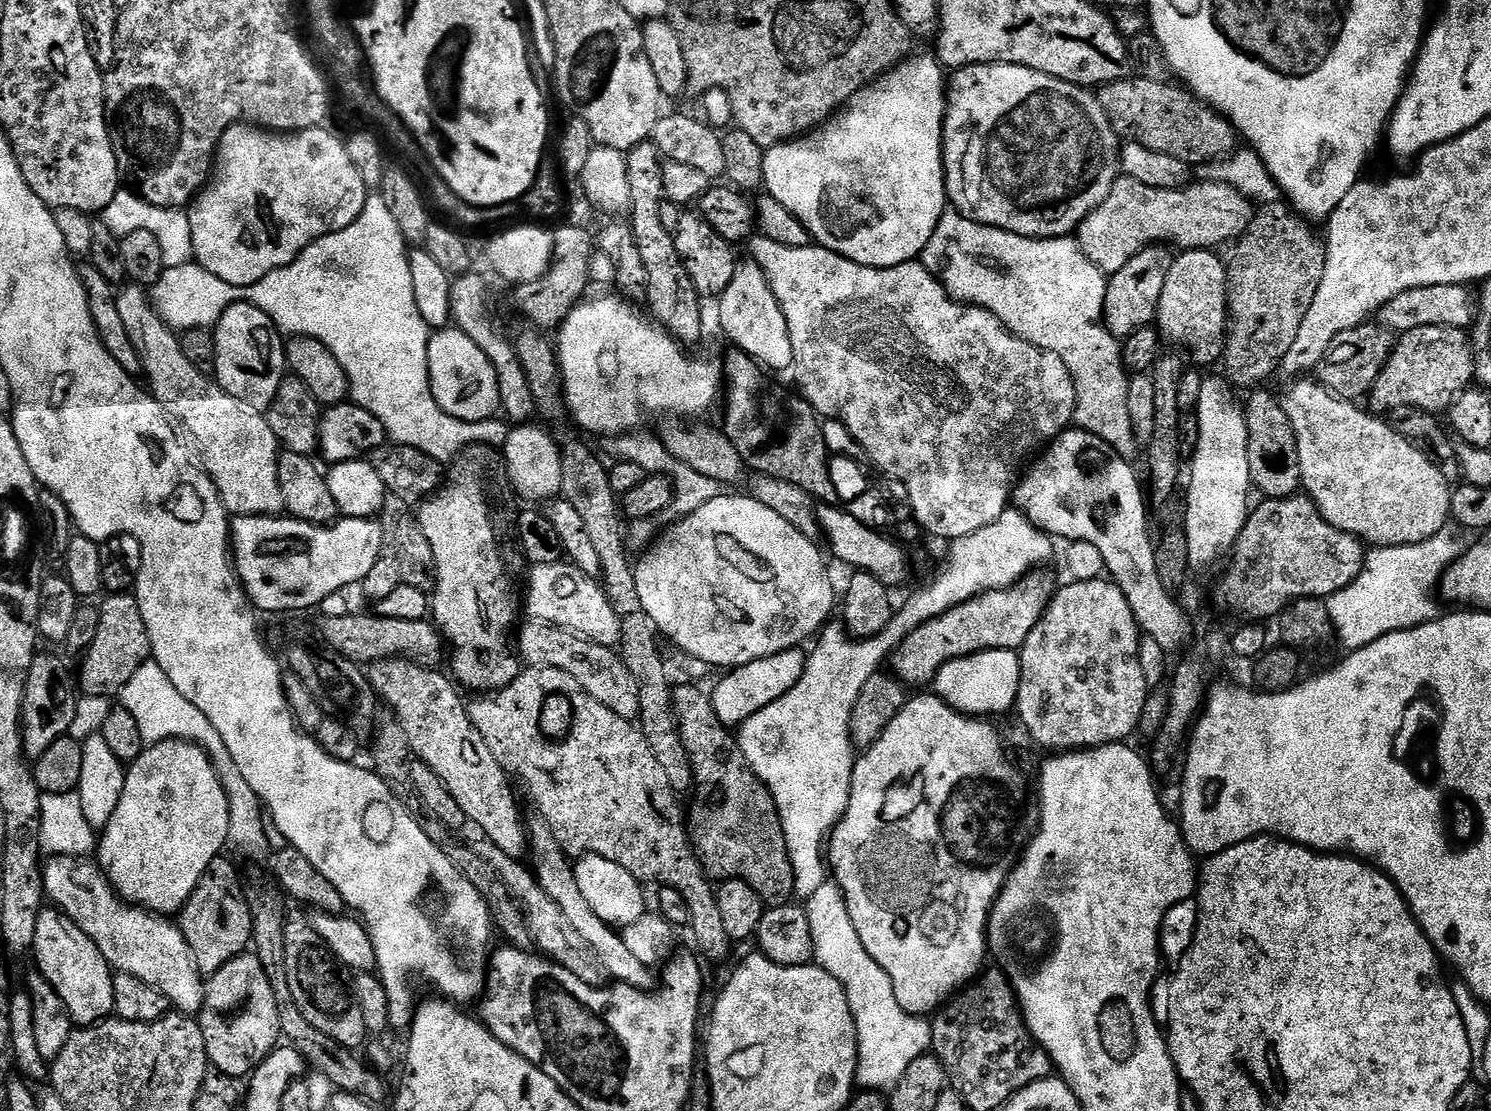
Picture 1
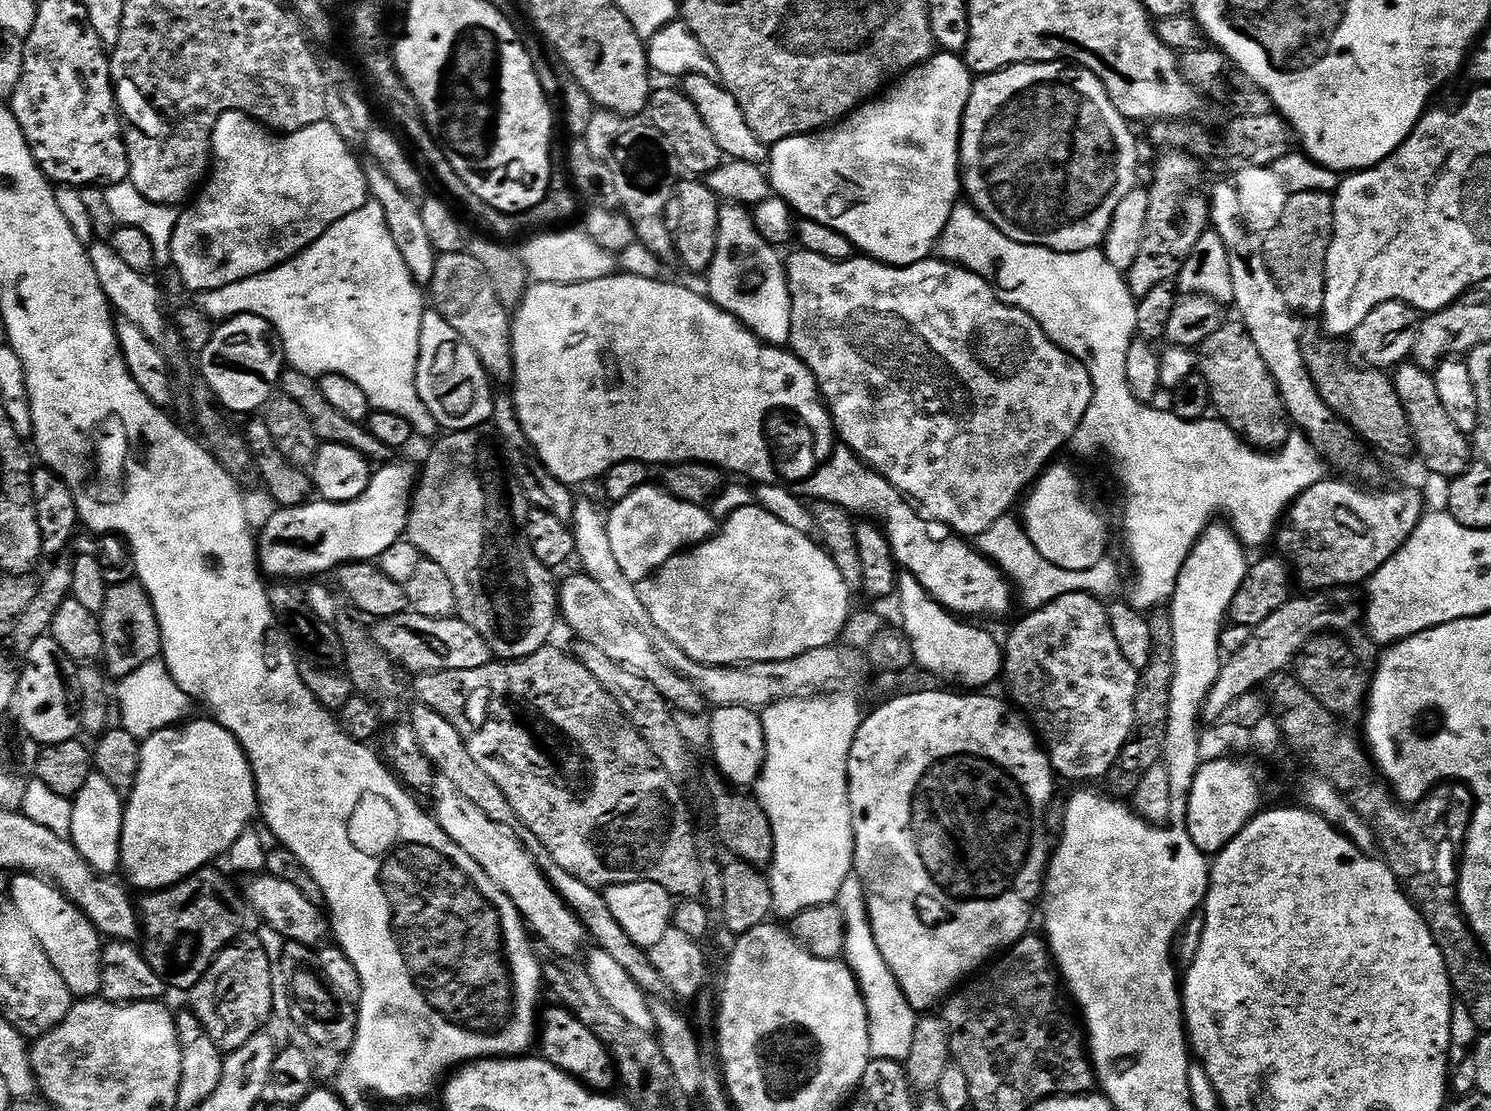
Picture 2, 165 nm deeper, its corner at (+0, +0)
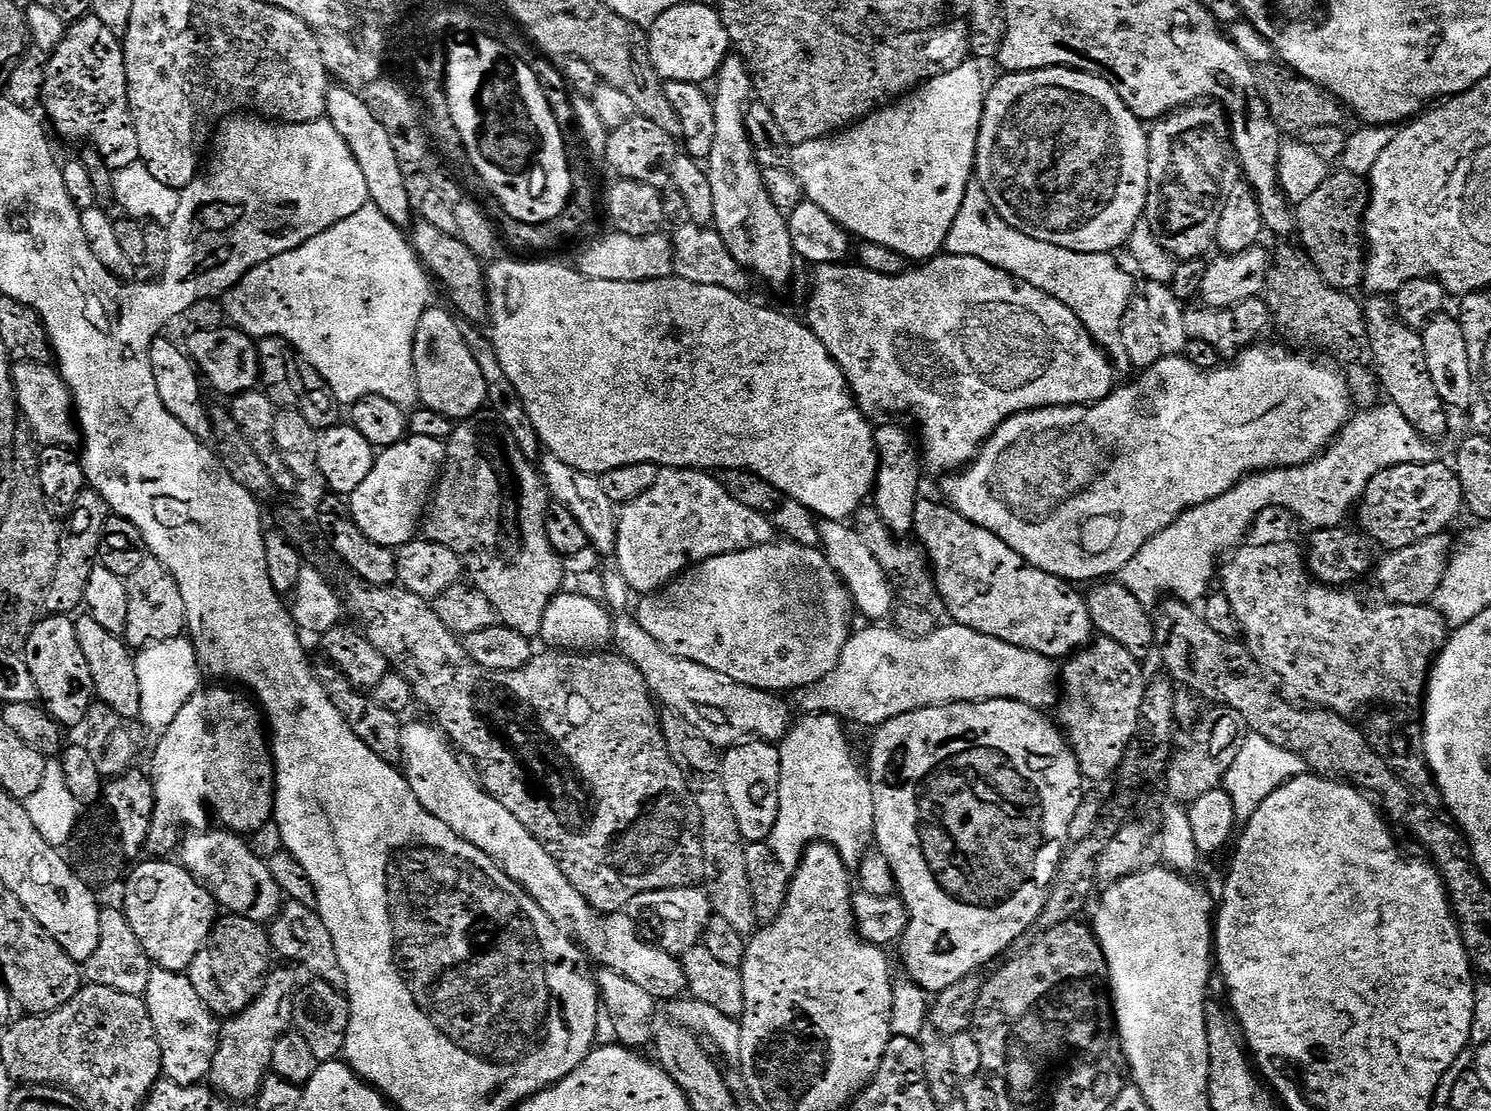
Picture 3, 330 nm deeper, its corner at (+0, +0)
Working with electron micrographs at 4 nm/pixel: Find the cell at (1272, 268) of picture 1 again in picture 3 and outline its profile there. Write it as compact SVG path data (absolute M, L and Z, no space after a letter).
M1336 170L1324 179L1314 194L1310 194L1310 198L1295 205L1294 232L1297 237L1300 235L1299 247L1331 288L1352 290L1358 284L1358 265L1362 260L1362 217L1368 202L1368 190L1369 185L1361 177Z

